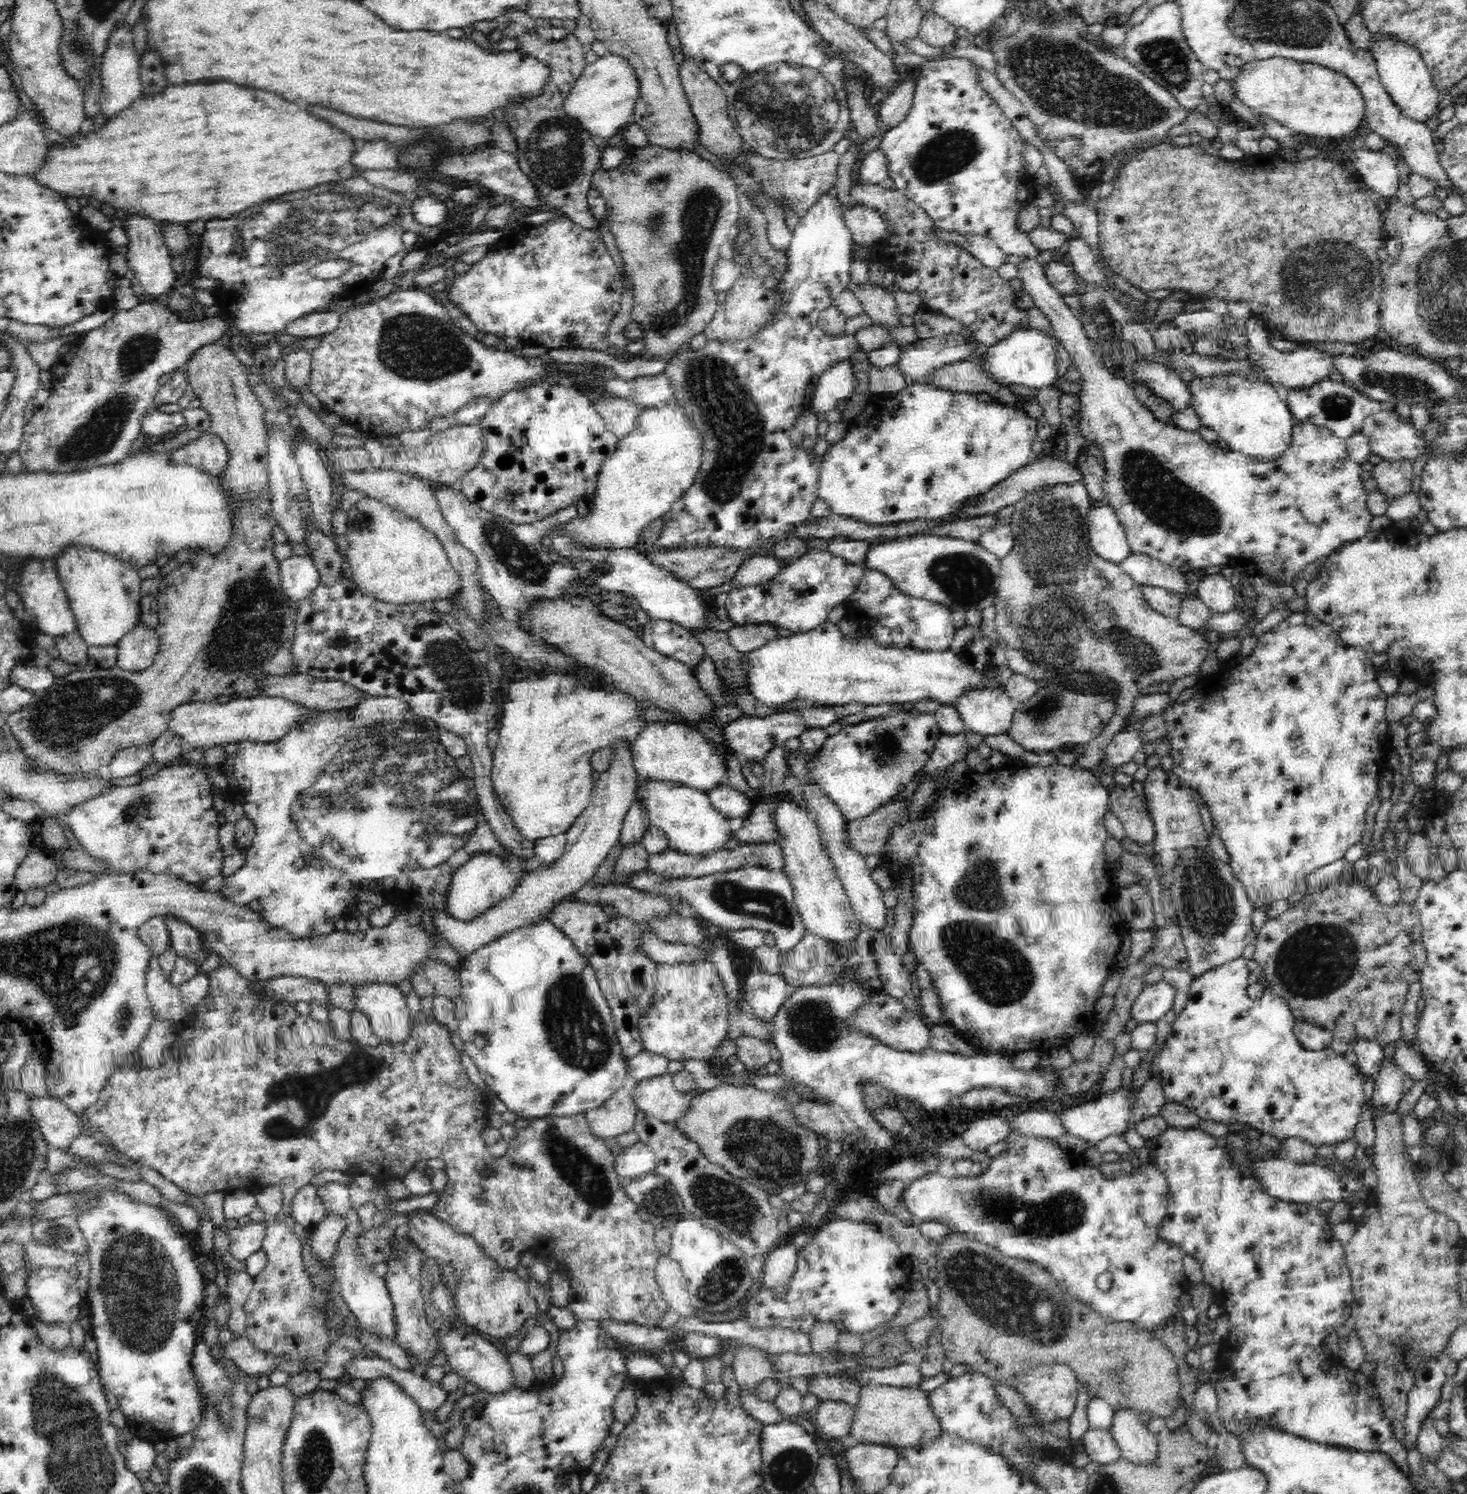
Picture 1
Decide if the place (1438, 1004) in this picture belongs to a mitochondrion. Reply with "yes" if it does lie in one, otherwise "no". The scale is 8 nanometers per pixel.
no

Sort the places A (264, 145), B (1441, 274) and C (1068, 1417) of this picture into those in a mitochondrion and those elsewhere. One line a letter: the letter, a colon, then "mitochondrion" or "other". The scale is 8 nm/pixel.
A: other
B: mitochondrion
C: other

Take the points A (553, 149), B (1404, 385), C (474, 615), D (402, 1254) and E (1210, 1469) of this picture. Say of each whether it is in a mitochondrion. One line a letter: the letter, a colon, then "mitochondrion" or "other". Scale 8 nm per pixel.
A: mitochondrion
B: mitochondrion
C: other
D: mitochondrion
E: other

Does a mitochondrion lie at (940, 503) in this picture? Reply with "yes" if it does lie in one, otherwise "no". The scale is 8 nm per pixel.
no

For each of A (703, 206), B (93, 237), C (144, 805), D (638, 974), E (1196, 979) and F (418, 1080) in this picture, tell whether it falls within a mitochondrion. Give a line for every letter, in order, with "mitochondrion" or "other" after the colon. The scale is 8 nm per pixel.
A: mitochondrion
B: other
C: mitochondrion
D: other
E: other
F: other

